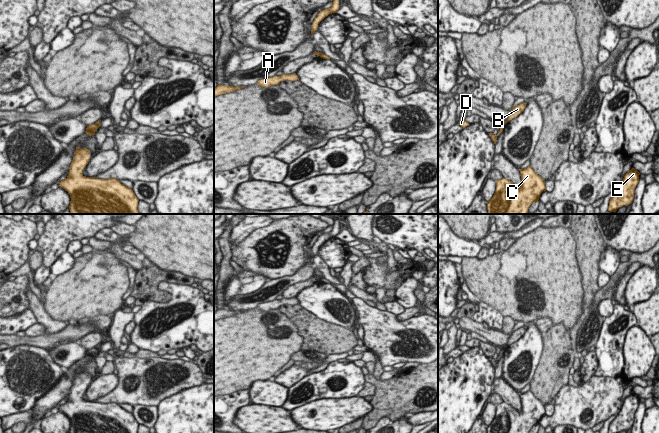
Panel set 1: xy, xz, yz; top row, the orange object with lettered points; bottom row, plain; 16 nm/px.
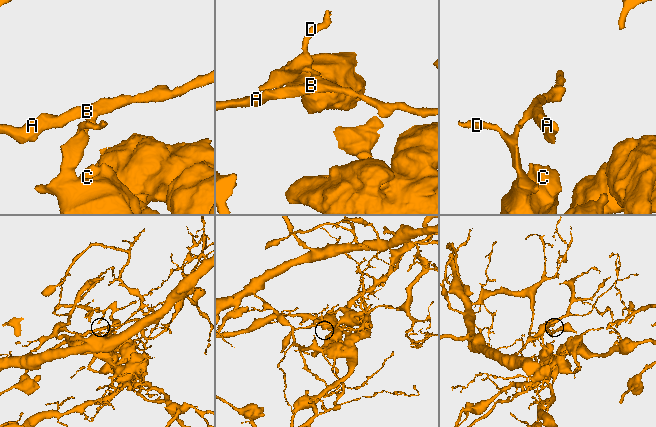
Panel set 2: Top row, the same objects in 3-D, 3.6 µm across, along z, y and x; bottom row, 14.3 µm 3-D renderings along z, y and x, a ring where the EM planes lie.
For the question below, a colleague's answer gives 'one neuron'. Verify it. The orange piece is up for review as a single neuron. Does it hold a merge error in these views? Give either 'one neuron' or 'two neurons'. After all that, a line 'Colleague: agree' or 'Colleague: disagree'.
two neurons
Colleague: disagree

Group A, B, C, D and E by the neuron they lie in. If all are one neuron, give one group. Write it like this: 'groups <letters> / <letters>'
groups A B / C D E

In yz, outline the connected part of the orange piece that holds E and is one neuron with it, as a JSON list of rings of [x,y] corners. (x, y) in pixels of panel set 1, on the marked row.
[[[632,168],[625,174],[620,188],[610,198],[608,211],[616,212],[619,207],[623,205],[628,206],[633,202],[635,188],[639,182],[639,175],[640,173],[635,168]]]

